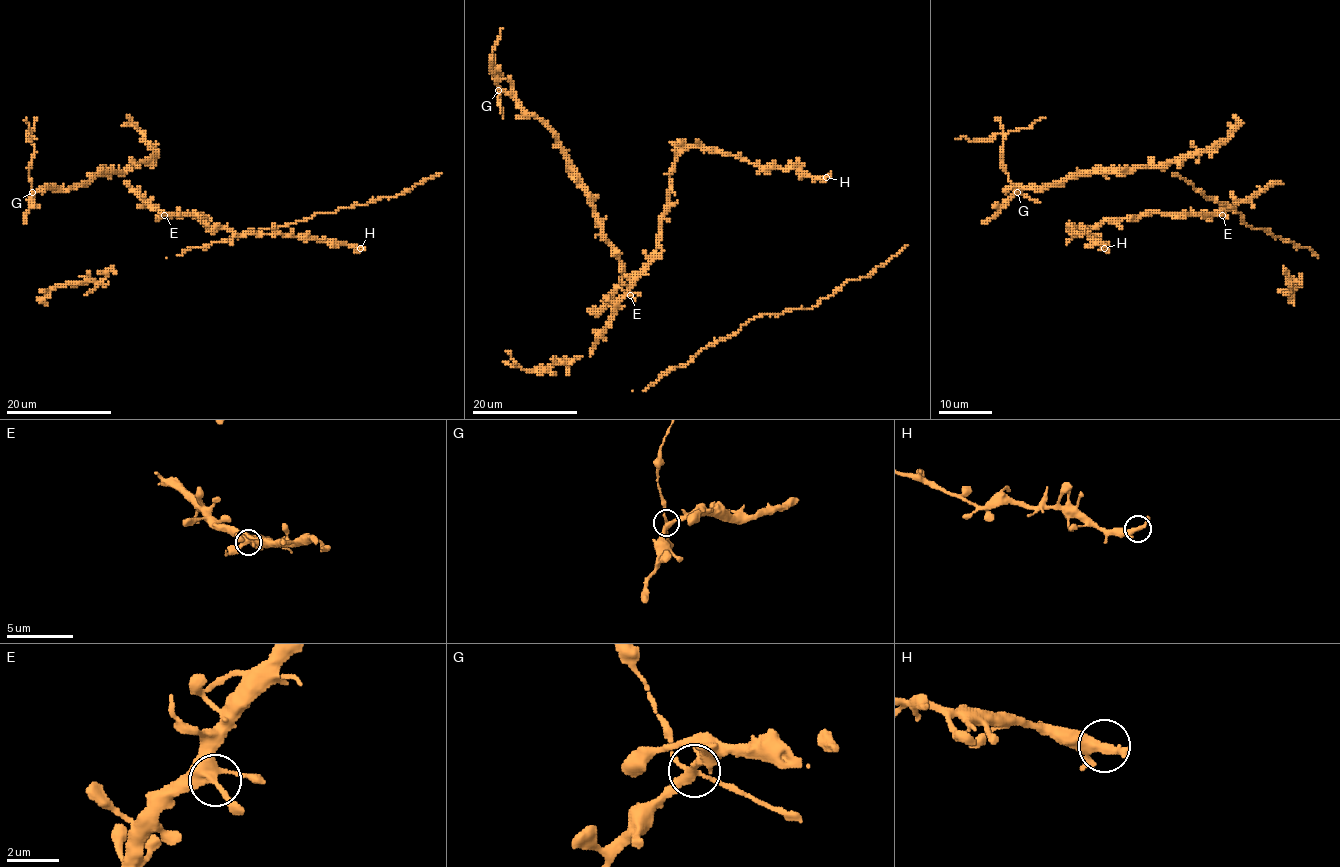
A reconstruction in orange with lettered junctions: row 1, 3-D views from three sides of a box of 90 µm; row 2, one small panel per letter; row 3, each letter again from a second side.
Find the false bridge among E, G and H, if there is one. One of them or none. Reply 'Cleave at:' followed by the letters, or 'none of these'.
Cleave at: G

